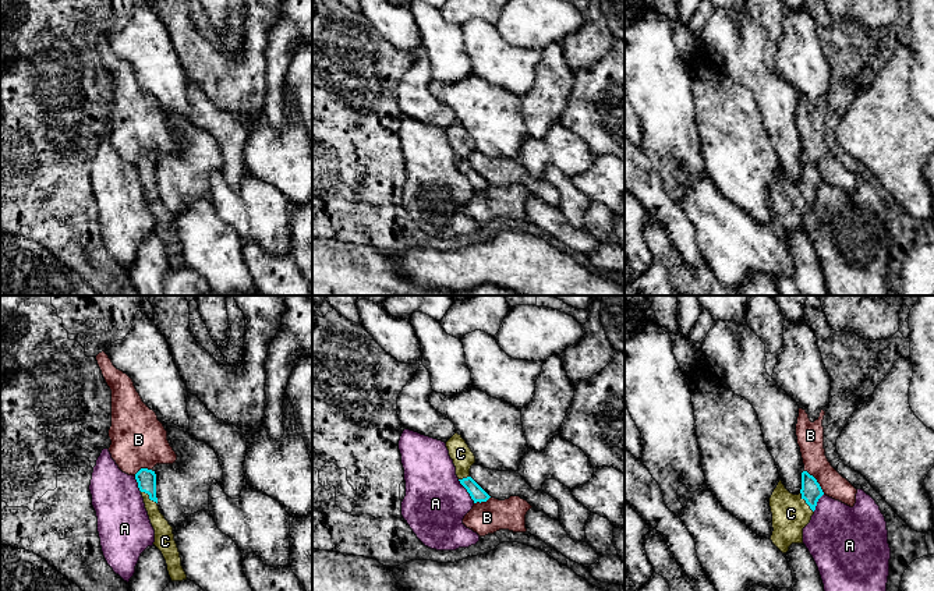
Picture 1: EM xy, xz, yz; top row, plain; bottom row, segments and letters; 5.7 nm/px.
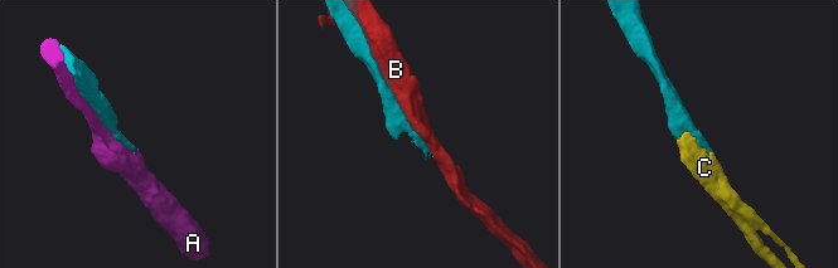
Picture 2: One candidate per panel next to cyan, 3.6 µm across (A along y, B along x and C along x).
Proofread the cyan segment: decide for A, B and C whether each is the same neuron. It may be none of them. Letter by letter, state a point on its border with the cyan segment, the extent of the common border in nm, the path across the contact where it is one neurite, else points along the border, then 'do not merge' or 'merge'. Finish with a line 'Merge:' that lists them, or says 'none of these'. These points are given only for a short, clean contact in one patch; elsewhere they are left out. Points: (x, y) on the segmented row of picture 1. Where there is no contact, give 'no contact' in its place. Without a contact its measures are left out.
A: meets cyan in xz at (467, 491); contact 170 nm long; do not merge
B: meets cyan in yz at (816, 481); contact 180 nm long; do not merge
C: meets cyan in yz at (806, 502); contact 140 nm long; merge
Merge: C

